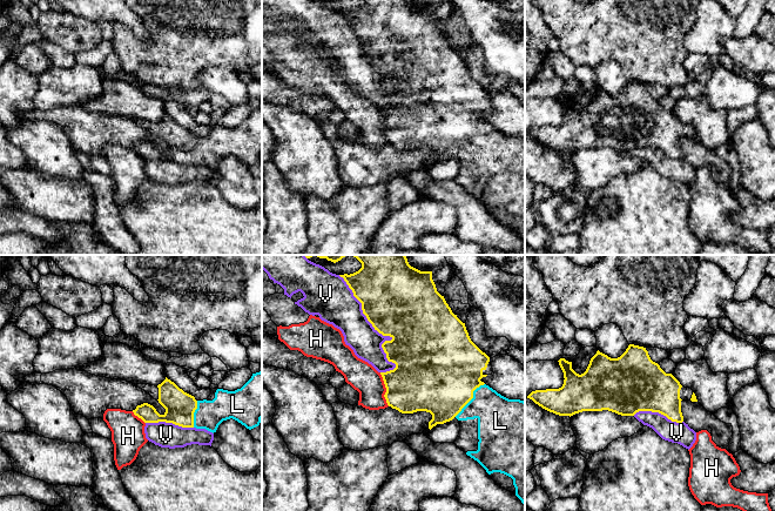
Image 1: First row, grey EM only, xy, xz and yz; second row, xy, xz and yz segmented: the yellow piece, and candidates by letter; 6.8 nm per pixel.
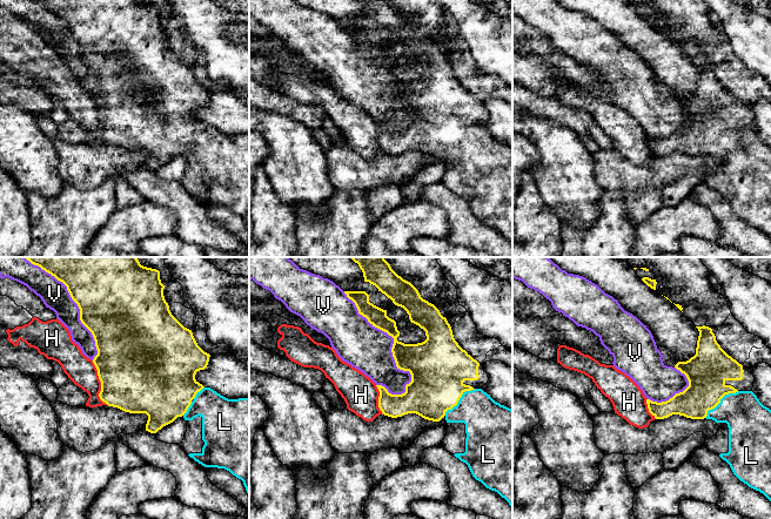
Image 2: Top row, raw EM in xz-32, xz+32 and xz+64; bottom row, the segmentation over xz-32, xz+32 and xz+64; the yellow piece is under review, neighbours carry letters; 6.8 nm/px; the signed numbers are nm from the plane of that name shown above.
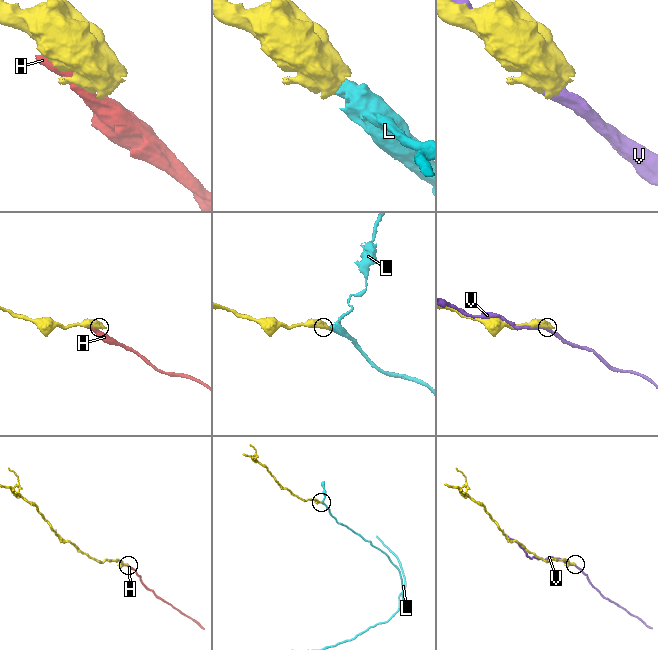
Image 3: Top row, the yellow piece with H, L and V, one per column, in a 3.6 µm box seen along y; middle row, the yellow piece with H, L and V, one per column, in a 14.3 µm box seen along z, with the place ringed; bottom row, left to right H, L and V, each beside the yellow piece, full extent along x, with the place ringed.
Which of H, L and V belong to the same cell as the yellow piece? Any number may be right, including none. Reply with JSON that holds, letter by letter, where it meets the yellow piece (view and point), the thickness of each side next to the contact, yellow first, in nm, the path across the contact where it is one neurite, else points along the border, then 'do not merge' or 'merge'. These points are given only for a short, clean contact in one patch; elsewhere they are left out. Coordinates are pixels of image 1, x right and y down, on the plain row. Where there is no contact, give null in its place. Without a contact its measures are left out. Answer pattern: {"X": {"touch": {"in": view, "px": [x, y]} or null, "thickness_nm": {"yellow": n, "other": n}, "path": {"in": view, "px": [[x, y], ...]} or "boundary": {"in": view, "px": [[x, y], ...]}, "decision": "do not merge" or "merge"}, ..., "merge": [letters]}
{"H": {"touch": {"in": "xz", "px": [386, 126]}, "thickness_nm": {"yellow": 420, "other": 200}, "decision": "do not merge"}, "L": {"touch": {"in": "xz", "px": [472, 134]}, "thickness_nm": {"yellow": 480, "other": 320}, "path": {"in": "xz", "px": [[440, 116], [450, 126], [472, 134], [480, 138], [500, 157]]}, "decision": "merge"}, "V": {"touch": {"in": "xz", "px": [375, 65]}, "thickness_nm": {"yellow": 500, "other": 240}, "decision": "do not merge"}, "merge": ["L"]}

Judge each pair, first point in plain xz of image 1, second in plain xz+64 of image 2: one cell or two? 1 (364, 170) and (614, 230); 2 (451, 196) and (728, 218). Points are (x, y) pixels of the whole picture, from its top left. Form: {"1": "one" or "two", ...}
{"1": "two", "2": "one"}

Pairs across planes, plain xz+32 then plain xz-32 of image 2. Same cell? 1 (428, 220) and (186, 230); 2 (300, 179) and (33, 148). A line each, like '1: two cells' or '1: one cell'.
1: two cells
2: one cell

